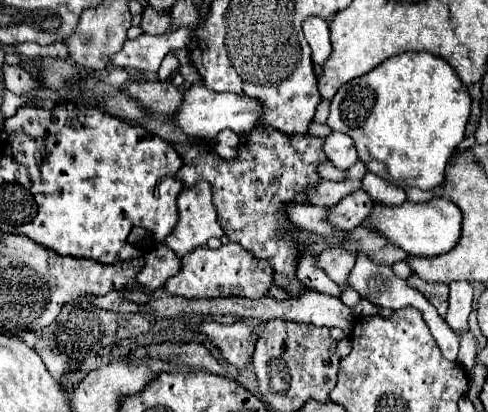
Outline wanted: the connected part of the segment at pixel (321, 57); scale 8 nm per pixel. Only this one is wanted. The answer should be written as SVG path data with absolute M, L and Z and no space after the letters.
M309 18L309 22L305 22L303 26L303 32L313 50L313 62L323 66L333 52L329 24L323 18Z

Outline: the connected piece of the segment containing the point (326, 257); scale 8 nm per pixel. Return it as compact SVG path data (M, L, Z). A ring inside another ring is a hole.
M331 246L319 256L319 266L329 274L329 278L337 284L347 284L349 270L353 268L355 254L343 250L341 246Z

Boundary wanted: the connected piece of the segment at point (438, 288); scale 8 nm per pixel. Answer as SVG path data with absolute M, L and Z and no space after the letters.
M411 274L411 276L407 278L407 282L409 282L409 286L413 286L413 288L421 290L421 294L425 294L425 298L437 308L439 316L443 316L443 318L447 316L447 308L449 308L449 304L447 304L449 286L447 286L447 284L429 284L429 282L421 280L421 278L415 276L415 274Z

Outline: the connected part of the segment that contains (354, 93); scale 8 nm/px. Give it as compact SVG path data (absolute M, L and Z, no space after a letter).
M405 52L385 60L369 74L343 84L331 100L331 114L327 124L333 130L345 132L353 138L359 160L365 162L369 172L397 186L417 186L421 190L433 190L445 180L447 162L465 136L469 114L471 96L463 82L457 78L453 66L447 64L447 60L429 52Z

